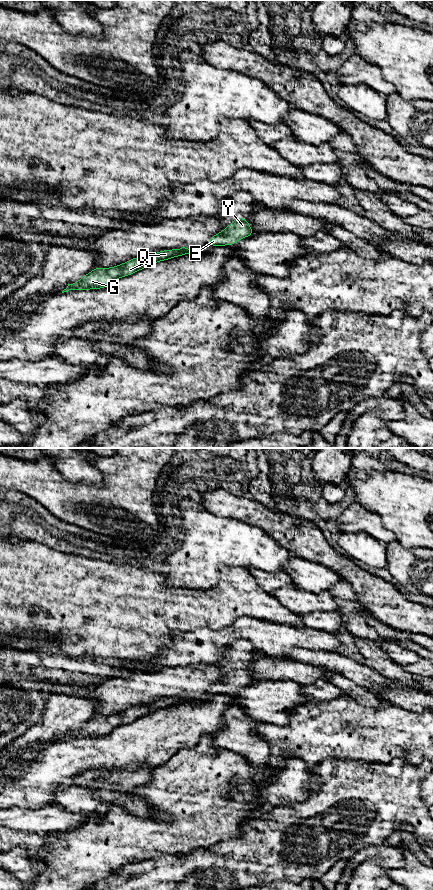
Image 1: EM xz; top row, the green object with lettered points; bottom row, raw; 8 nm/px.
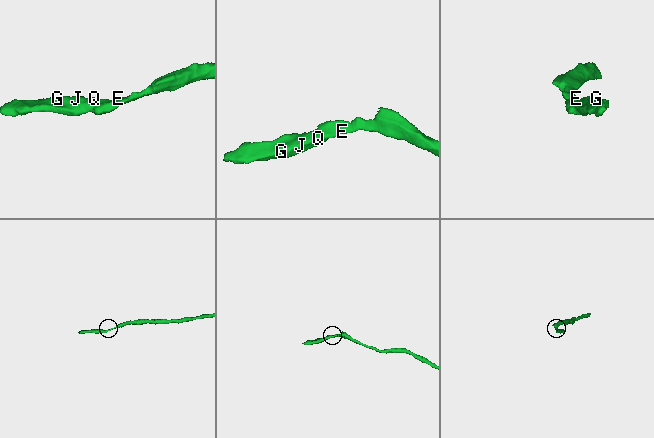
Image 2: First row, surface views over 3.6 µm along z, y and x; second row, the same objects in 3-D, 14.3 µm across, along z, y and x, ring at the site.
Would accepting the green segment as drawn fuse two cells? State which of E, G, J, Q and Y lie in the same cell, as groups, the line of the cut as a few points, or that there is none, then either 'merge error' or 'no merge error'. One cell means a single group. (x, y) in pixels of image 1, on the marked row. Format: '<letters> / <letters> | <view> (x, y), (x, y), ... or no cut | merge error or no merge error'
E G J Q Y | no cut | no merge error

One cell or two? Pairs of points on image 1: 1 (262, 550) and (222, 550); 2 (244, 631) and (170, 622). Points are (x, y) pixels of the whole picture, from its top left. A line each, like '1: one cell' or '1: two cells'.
1: one cell
2: two cells

